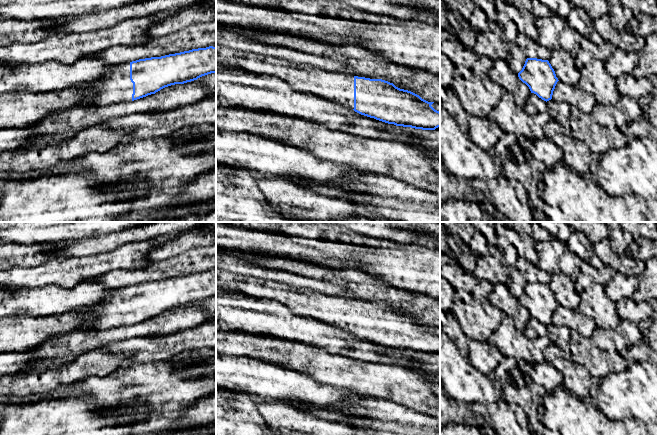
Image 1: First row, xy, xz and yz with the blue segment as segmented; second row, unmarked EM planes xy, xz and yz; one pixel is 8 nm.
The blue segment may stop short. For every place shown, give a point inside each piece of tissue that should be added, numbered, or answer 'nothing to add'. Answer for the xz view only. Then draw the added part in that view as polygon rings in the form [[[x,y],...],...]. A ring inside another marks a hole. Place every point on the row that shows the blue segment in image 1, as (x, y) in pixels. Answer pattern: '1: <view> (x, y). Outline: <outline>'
1: xz (336, 86). Outline: [[[216,44],[216,58],[225,59],[231,65],[240,67],[250,74],[277,77],[285,81],[295,91],[310,93],[329,101],[338,102],[352,110],[354,109],[354,76],[351,74],[338,71],[325,71],[311,65],[293,63],[274,57],[238,51],[218,44]]]

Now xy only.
1: xy (116, 87). Outline: [[[130,63],[110,65],[110,72],[100,80],[76,88],[94,91],[92,100],[82,101],[83,106],[106,106],[123,101],[132,101],[133,83],[130,80]]]

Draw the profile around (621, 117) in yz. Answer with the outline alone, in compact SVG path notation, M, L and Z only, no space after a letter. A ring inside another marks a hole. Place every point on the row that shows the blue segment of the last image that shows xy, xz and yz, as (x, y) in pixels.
M617 108L616 113L615 113L615 117L617 120L616 125L619 127L621 124L627 124L630 122L630 118L629 116L622 111L621 109Z

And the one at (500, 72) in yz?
M505 59L493 61L488 76L512 96L517 107L524 108L531 91L519 79L518 74L512 71Z

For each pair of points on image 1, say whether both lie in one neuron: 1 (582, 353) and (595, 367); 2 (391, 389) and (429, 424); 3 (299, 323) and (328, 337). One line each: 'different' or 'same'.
1: same
2: different
3: same

